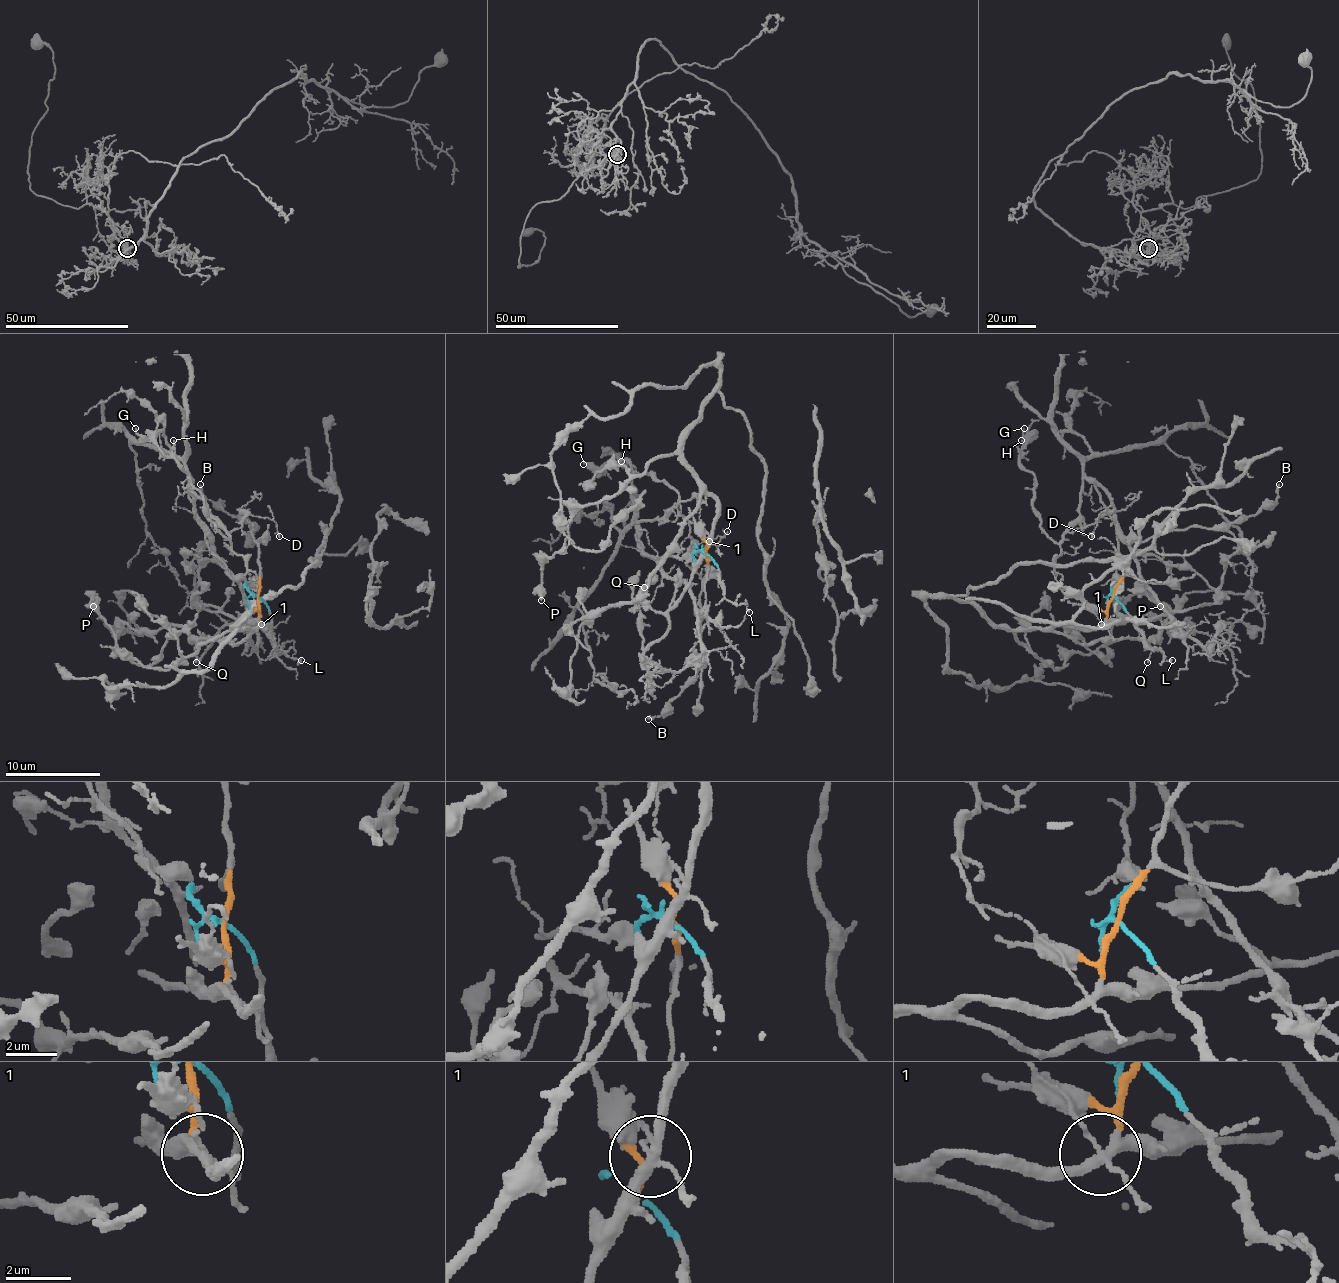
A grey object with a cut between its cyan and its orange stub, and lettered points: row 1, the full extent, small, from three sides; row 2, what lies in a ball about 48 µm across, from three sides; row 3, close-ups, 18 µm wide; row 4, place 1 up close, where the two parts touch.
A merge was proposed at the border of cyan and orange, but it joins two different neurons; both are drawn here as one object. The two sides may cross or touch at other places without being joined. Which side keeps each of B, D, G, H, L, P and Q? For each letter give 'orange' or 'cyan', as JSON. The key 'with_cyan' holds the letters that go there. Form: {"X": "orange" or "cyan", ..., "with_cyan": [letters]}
{"B": "orange", "D": "cyan", "G": "cyan", "H": "cyan", "L": "cyan", "P": "orange", "Q": "orange", "with_cyan": ["D", "G", "H", "L"]}

